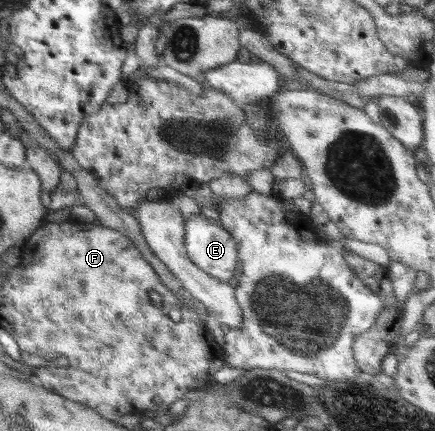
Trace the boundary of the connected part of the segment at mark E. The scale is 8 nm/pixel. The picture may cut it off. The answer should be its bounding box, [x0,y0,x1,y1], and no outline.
[185,214,239,281]

